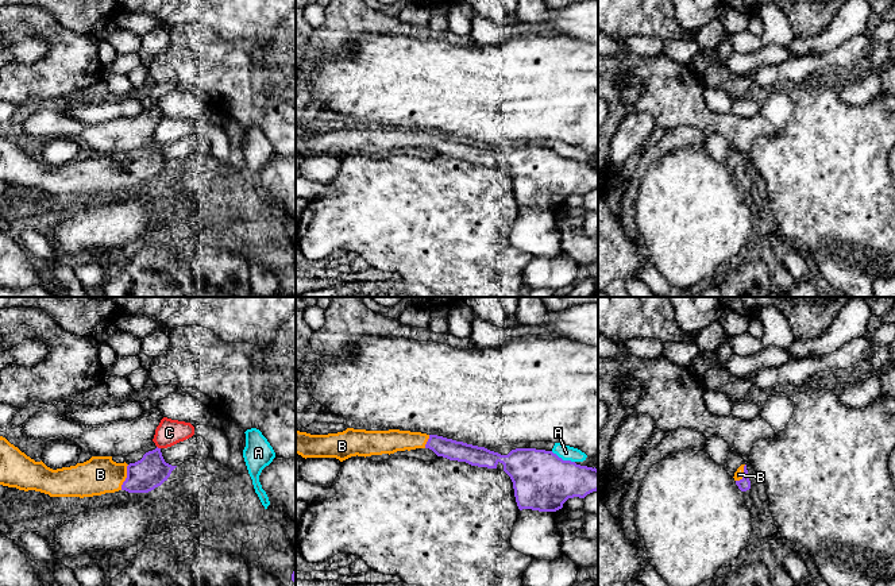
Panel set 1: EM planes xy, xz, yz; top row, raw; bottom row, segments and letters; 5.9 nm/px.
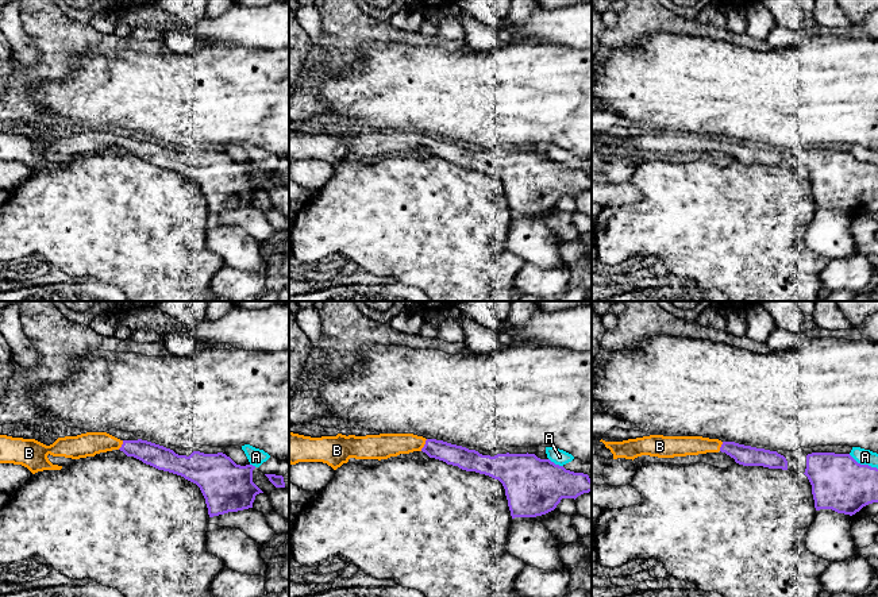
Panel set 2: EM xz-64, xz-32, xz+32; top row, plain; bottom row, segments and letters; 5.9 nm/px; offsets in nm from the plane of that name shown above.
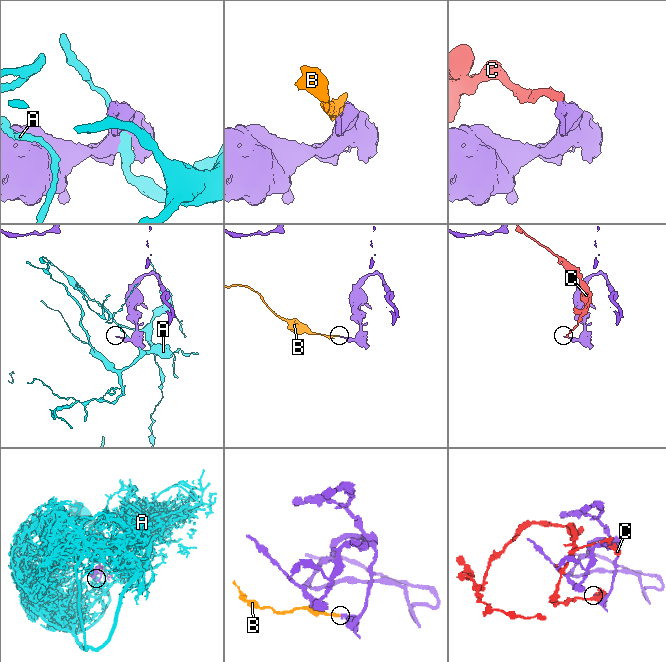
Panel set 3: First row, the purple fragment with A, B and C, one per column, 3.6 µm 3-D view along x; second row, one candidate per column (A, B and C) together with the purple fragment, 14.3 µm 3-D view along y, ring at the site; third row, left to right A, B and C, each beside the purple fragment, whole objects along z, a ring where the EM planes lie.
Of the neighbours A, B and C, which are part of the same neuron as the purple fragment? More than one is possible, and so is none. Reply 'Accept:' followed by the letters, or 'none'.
Accept: B

